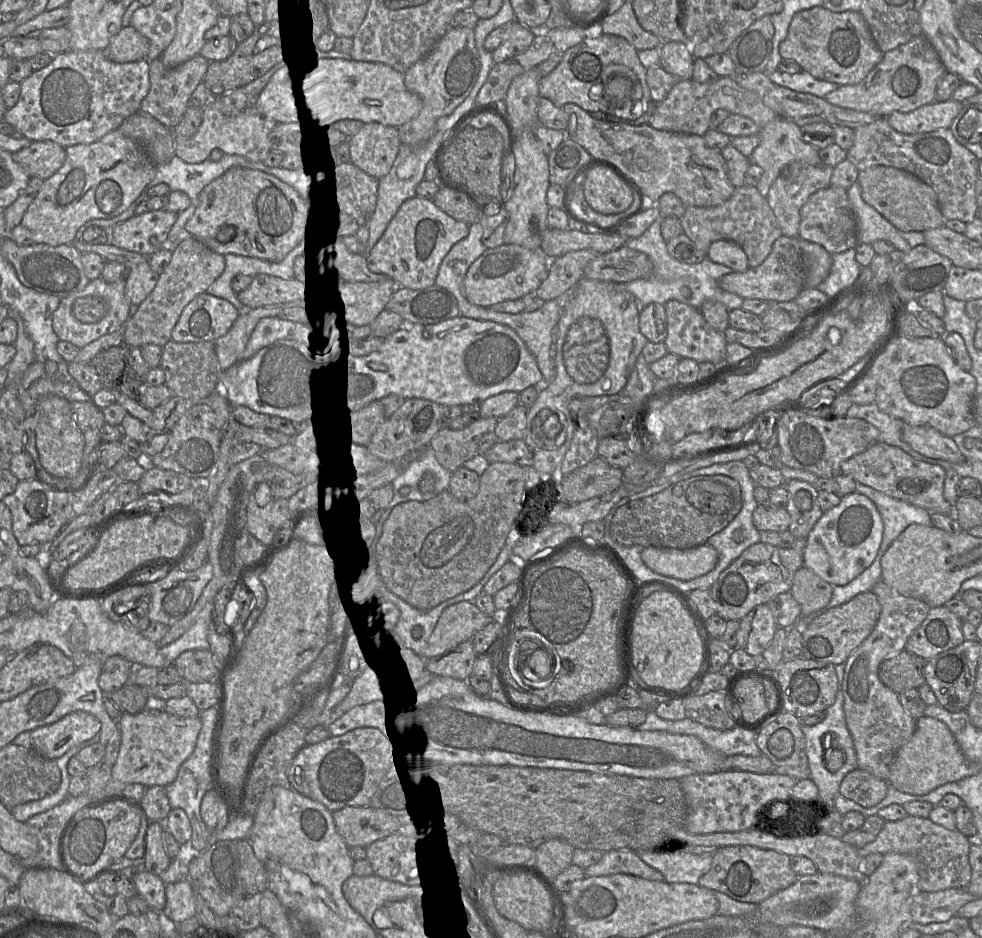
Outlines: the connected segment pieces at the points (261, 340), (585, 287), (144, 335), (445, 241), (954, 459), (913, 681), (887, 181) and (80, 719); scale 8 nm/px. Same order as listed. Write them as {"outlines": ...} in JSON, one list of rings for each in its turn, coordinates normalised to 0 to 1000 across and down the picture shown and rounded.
{"outlines":[[[[285,338],[267,339],[261,346],[247,374],[247,384],[259,380],[265,372],[280,364],[297,358],[300,343]]],[[[594,295],[585,307],[585,317],[569,341],[564,367],[564,404],[553,409],[537,440],[539,455],[547,454],[552,464],[555,462],[551,455],[552,443],[567,443],[571,457],[560,467],[561,474],[566,478],[576,468],[582,468],[586,458],[586,449],[579,437],[580,426],[629,419],[636,413],[650,380],[660,365],[651,350],[652,327],[635,304]]],[[[195,252],[175,269],[173,280],[162,293],[160,303],[150,318],[135,328],[135,334],[125,346],[126,365],[133,370],[149,366],[167,369],[174,362],[175,353],[186,329],[203,313],[211,311],[214,304],[227,291],[229,275]]],[[[422,209],[411,214],[384,259],[373,280],[379,291],[393,293],[404,305],[432,308],[443,303],[447,284],[460,262],[478,249],[478,240],[447,223],[440,213]]],[[[922,453],[919,468],[930,480],[945,488],[968,494],[980,494],[983,490],[973,470],[968,466],[958,463],[952,456]]],[[[920,693],[896,707],[894,721],[902,732],[913,740],[926,735],[935,735],[943,729],[941,722],[943,705]]],[[[888,177],[874,186],[878,211],[918,247],[956,243],[961,240],[954,207],[951,201],[931,186],[904,177]]],[[[76,758],[61,768],[31,779],[33,797],[43,806],[56,810],[73,796],[101,783],[103,771],[96,762]]]]}

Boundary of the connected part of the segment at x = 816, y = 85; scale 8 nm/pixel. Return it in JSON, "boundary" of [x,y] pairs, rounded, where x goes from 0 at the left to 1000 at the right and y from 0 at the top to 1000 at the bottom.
{"boundary":[[[789,75],[782,82],[793,92],[811,98],[826,100],[834,104],[839,104],[843,99],[850,97],[854,93],[853,90],[831,84],[819,76],[812,79],[802,79]]]}

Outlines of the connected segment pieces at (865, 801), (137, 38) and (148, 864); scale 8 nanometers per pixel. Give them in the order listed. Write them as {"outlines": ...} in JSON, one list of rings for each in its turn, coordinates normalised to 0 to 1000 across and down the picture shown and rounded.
{"outlines":[[[[872,819],[858,829],[854,848],[884,861],[896,856],[901,851],[903,841],[903,833]]],[[[132,26],[124,29],[105,54],[114,66],[137,66],[151,62],[152,44]]],[[[154,875],[148,892],[148,928],[163,933],[173,922],[175,916],[170,912],[166,901],[167,877]]]]}

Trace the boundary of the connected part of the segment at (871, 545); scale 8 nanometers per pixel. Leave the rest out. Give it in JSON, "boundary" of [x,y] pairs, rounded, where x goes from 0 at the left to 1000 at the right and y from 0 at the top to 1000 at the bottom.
{"boundary":[[[869,525],[856,531],[849,542],[838,547],[821,574],[819,603],[847,625],[859,625],[875,614],[891,597],[899,572],[899,557],[891,537],[882,529]]]}

